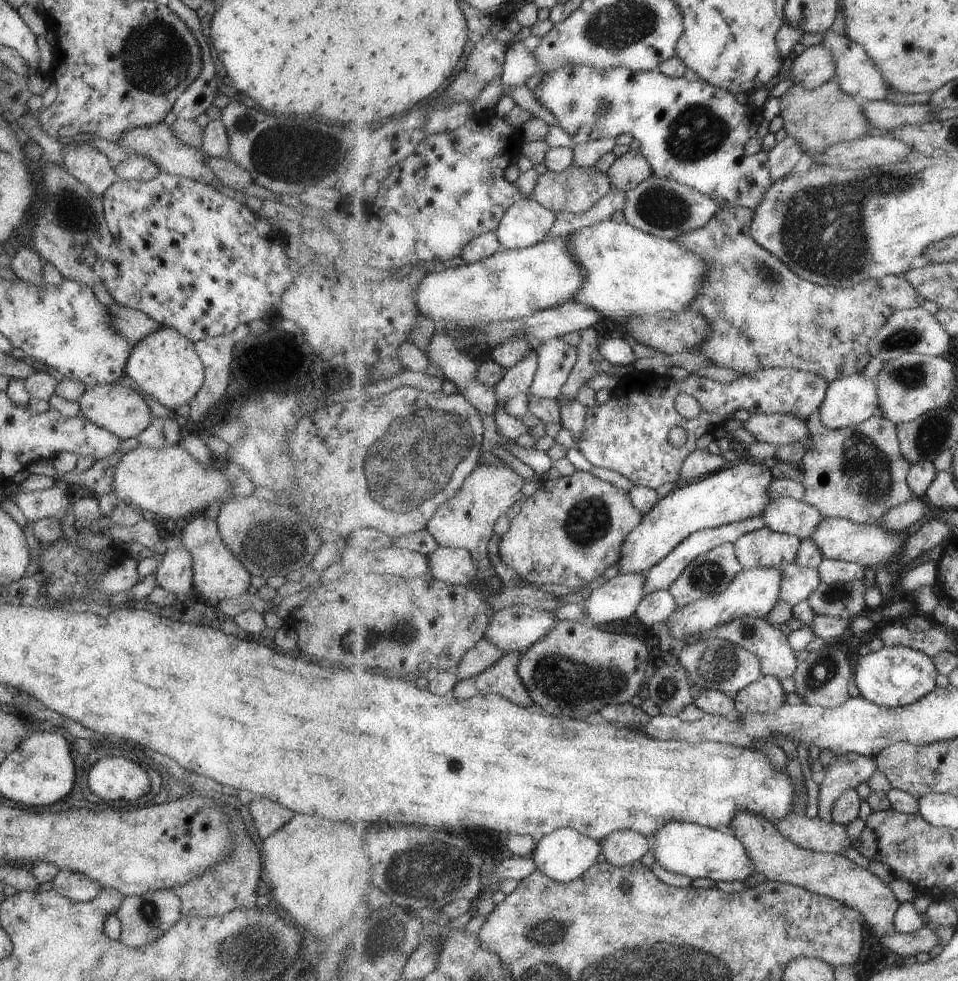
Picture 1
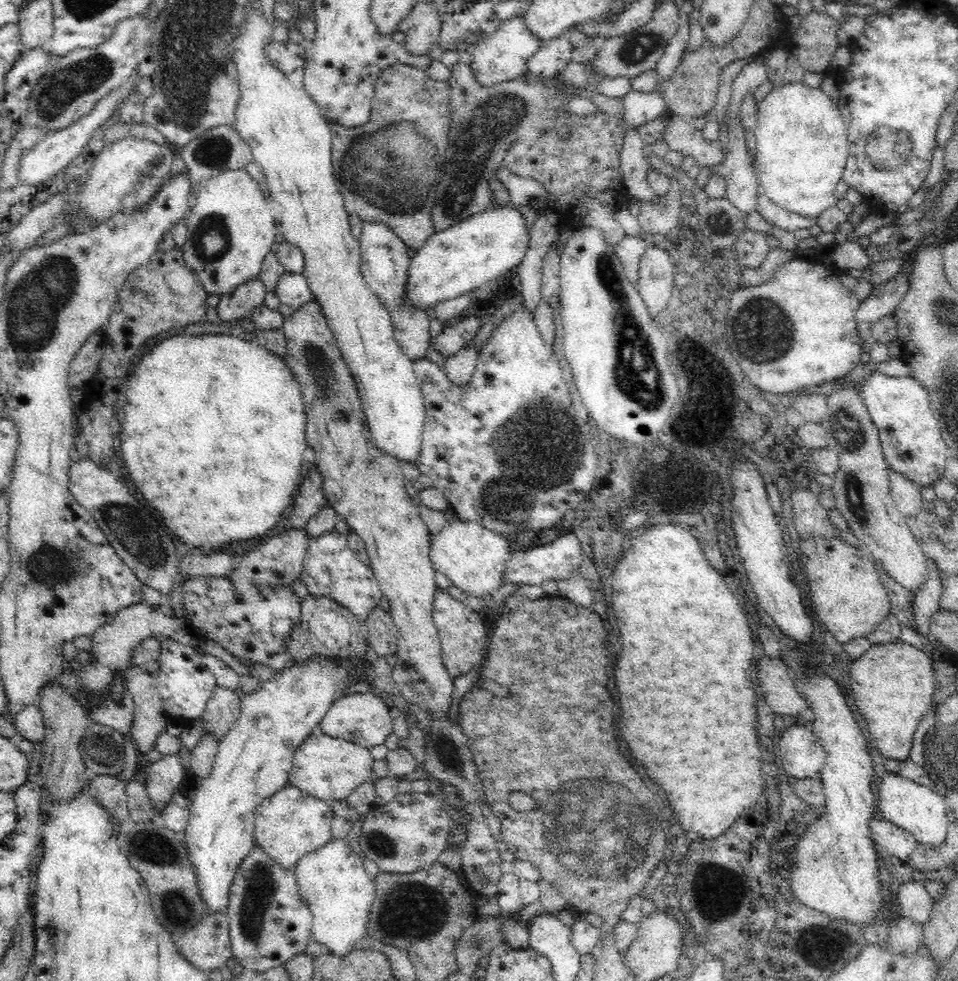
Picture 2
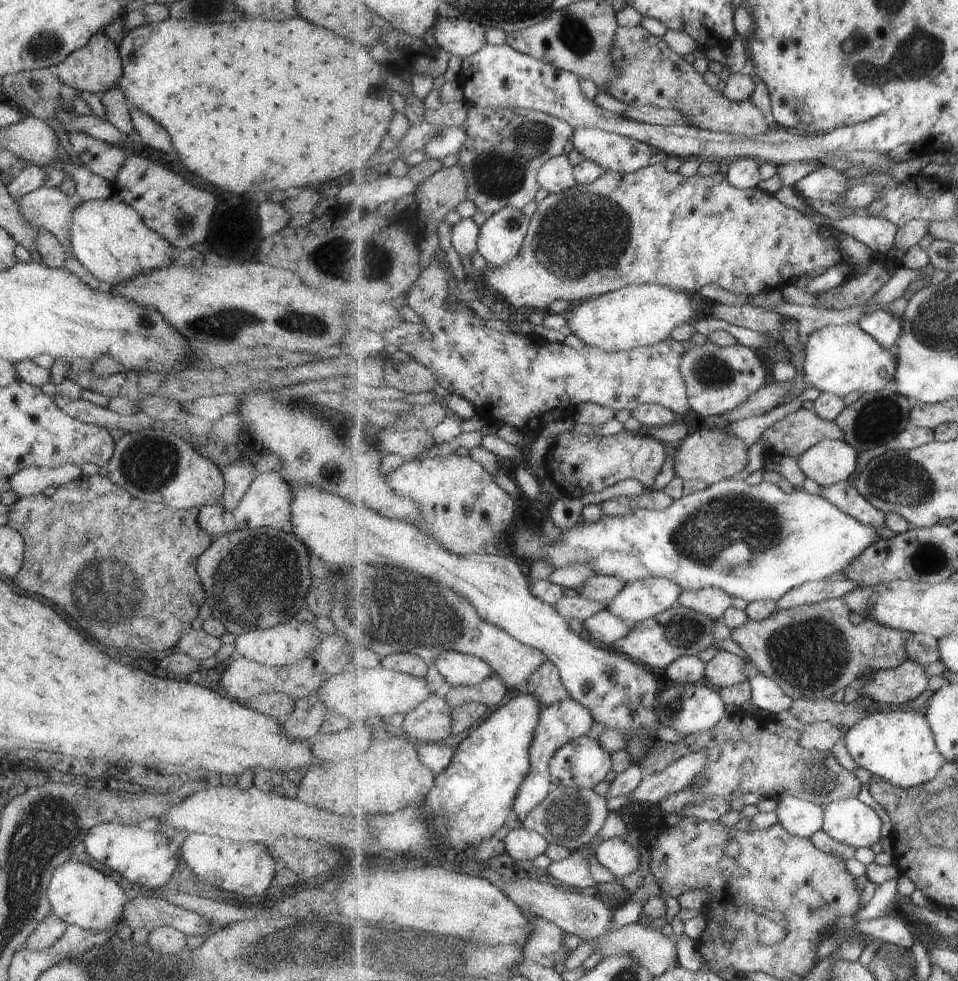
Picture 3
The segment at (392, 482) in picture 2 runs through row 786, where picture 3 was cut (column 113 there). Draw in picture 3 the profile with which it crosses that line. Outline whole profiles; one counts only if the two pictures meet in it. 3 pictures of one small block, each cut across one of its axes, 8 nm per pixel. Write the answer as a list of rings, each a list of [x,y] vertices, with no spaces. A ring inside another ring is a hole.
[[[141,429],[135,433],[125,433],[118,442],[114,442],[114,451],[107,463],[108,479],[131,494],[133,498],[146,503],[163,503],[172,509],[190,509],[220,502],[224,489],[221,471],[205,457],[199,456],[185,439],[161,429]]]

